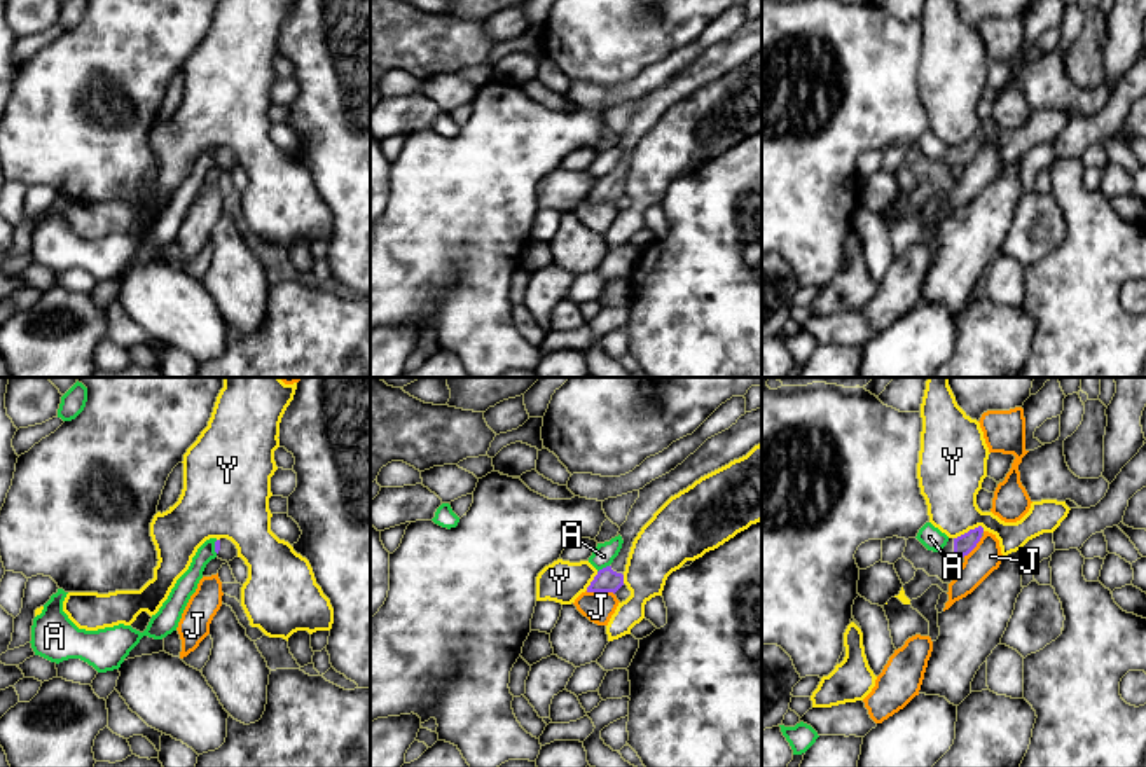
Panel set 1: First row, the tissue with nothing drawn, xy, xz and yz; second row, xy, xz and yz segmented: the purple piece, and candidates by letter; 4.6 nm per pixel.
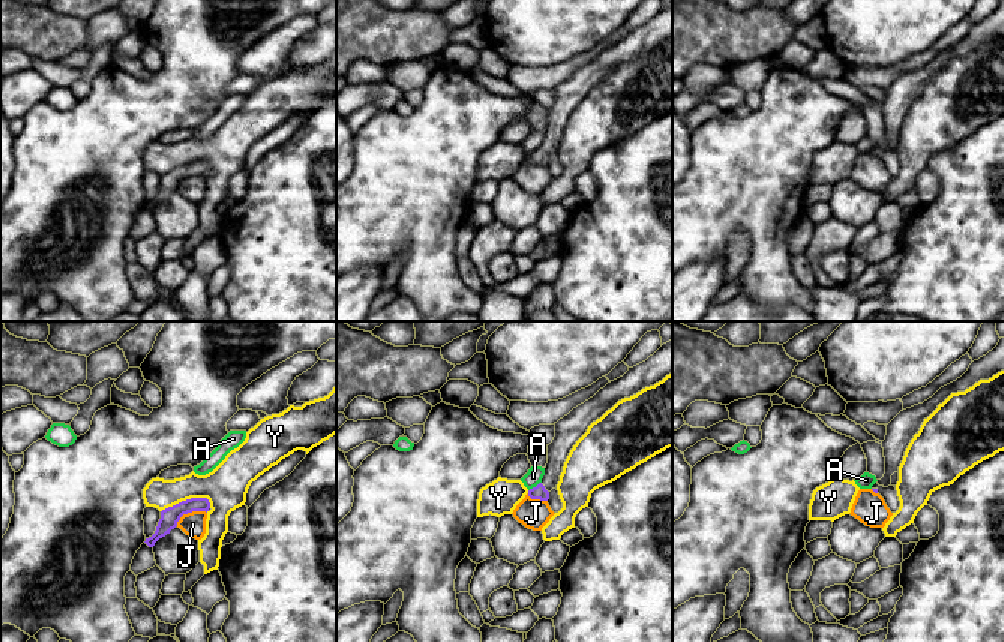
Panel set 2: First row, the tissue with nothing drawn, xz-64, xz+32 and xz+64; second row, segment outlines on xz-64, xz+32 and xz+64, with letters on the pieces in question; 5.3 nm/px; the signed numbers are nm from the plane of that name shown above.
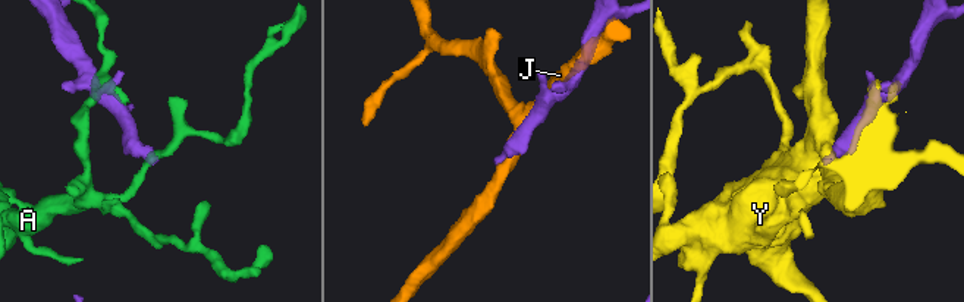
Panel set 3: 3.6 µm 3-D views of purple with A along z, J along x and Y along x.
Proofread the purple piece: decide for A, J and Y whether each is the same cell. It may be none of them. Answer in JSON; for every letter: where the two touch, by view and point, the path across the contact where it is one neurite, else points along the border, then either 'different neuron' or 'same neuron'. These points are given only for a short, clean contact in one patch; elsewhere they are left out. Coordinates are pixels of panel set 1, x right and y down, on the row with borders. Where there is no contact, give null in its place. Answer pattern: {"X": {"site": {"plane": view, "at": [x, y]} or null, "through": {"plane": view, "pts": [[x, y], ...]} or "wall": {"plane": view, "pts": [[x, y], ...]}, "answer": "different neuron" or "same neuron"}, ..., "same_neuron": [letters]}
{"A": {"site": {"plane": "xz", "at": [603, 568]}, "answer": "different neuron"}, "J": {"site": {"plane": "xz", "at": [600, 591]}, "answer": "different neuron"}, "Y": {"site": {"plane": "yz", "at": [970, 530]}, "answer": "different neuron"}, "same_neuron": []}

